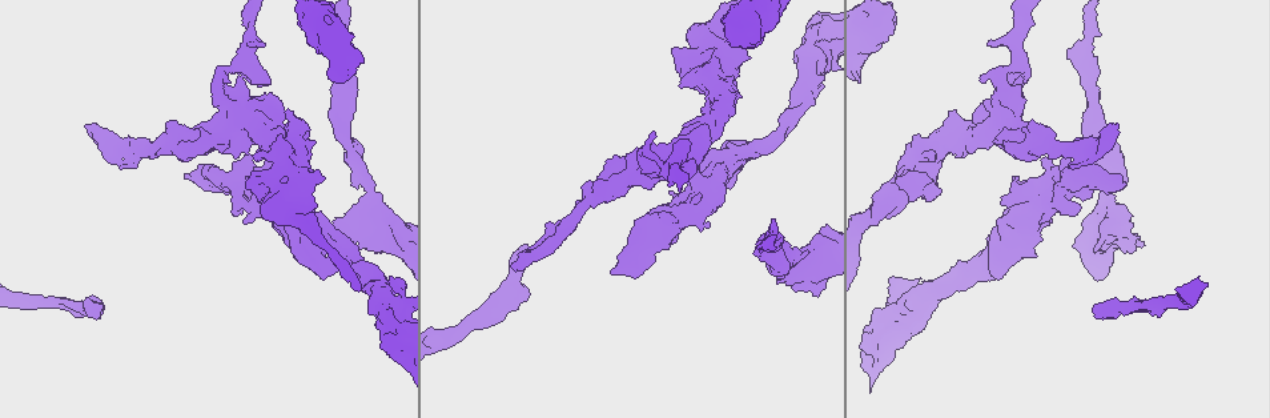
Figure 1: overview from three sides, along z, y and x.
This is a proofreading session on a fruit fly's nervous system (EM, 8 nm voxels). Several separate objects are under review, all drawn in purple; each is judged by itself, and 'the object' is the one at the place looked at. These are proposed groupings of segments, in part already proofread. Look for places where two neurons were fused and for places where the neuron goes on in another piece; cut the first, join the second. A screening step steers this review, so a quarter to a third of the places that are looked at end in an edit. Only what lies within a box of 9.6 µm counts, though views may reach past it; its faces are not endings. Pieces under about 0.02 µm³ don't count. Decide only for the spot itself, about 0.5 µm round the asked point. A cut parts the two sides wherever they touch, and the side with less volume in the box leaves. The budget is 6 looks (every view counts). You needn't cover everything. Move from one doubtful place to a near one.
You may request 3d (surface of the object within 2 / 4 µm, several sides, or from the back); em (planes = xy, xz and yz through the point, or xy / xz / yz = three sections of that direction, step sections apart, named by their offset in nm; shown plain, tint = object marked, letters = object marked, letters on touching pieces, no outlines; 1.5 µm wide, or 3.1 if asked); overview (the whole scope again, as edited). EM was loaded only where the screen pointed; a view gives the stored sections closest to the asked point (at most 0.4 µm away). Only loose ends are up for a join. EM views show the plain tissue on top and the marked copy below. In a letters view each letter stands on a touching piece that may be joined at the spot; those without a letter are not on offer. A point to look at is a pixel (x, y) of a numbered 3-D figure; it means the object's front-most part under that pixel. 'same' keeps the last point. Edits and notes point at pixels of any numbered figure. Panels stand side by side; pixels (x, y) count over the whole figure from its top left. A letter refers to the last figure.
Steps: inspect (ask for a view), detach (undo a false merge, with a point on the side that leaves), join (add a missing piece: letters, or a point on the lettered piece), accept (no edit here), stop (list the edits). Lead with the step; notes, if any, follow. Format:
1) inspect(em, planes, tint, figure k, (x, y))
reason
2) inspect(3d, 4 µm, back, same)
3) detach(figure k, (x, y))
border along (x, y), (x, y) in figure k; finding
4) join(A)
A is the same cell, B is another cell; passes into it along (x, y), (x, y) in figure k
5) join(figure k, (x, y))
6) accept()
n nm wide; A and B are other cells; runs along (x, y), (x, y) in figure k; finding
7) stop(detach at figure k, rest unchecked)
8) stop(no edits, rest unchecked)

inspect(3d, 2 µm, figure 1, (991, 41))
free end

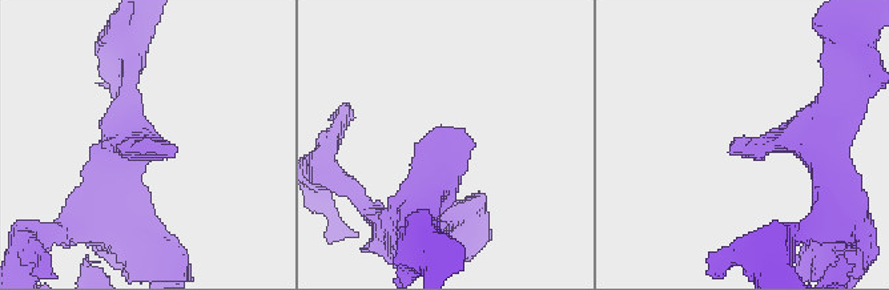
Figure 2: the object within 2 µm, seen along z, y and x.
inspect(em, yz, step 8, tint, figure 2, (164, 147))

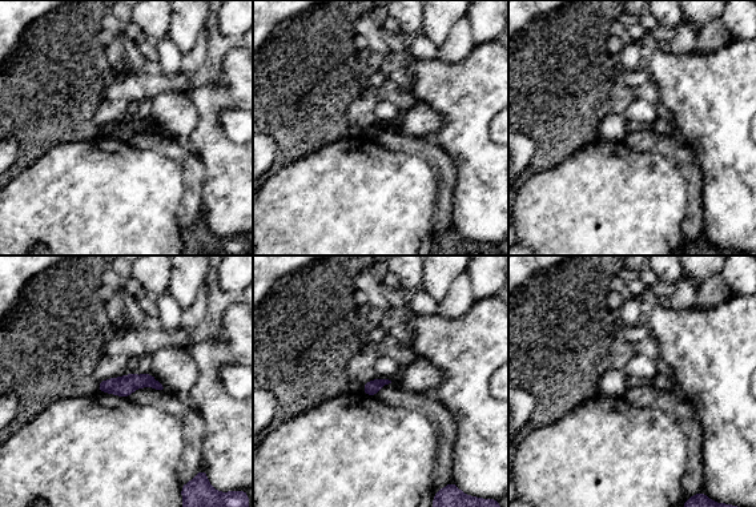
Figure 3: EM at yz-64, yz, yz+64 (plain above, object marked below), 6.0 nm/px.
inspect(em, planes, letters, same)
cut it another way

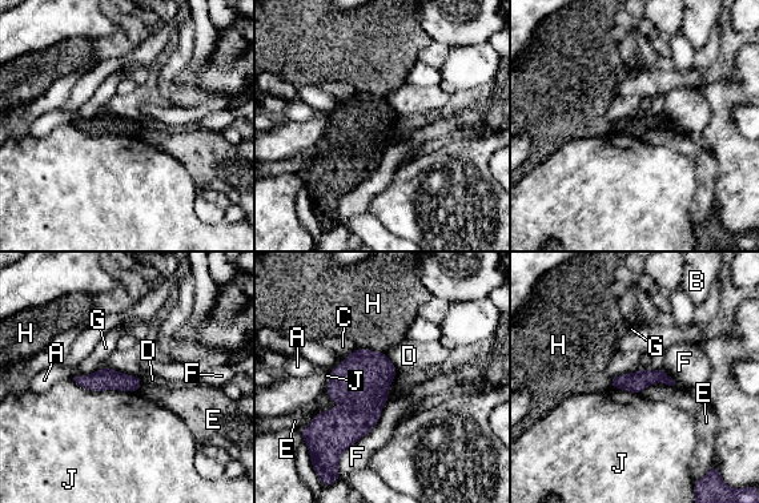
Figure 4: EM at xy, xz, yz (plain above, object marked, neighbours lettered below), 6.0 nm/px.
accept()
A, B, C, D, E, F, G, H and J are other cells; runs along (79, 379), (120, 381), (137, 385) in figure 4; no lettered piece goes on from it

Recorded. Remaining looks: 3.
inspect(3d, 2 µm, figure 1, (771, 141))
branch stops here

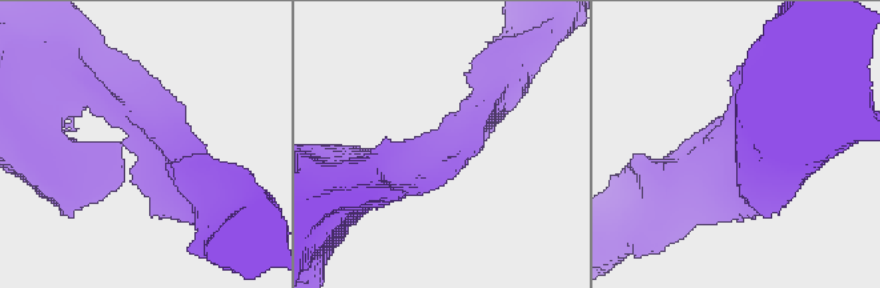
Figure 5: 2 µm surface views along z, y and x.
inspect(em, xz, step 4, letters, figure 5, (146, 189))
shape alone is not enough

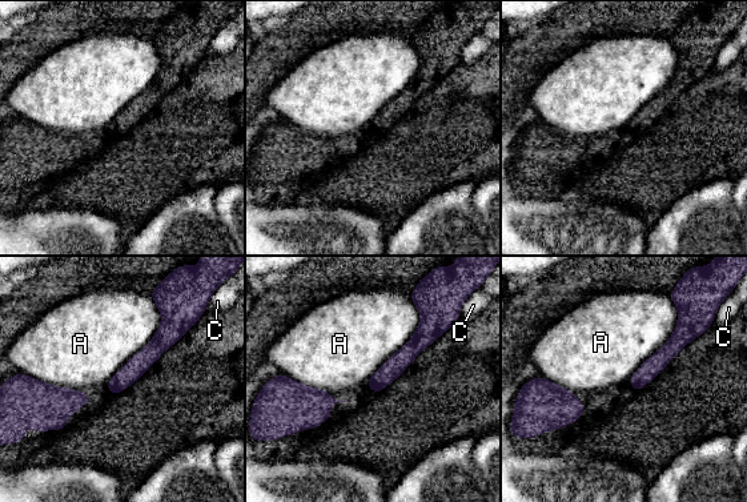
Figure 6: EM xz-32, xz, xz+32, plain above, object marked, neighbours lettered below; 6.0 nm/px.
inspect(em, planes, letters, same)

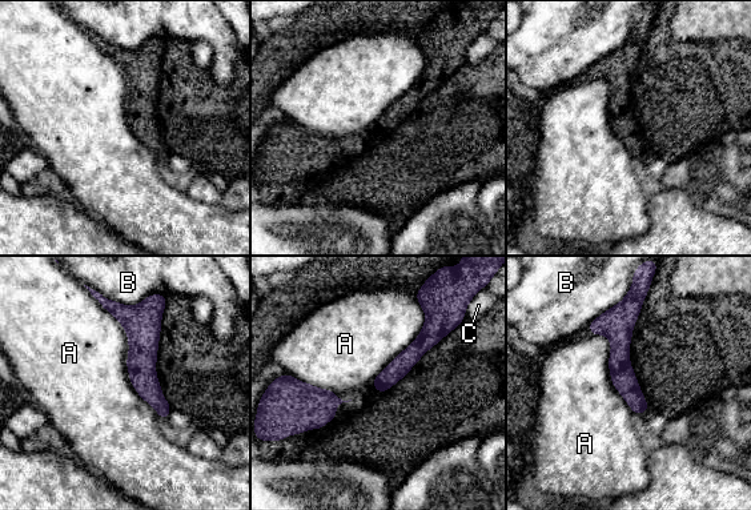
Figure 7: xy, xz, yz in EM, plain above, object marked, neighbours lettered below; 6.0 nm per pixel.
accept()
A, B and C are other cells; runs along (113, 306), (163, 416) in figure 7; none of them fits

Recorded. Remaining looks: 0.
stop(no edits, rest unchecked)

